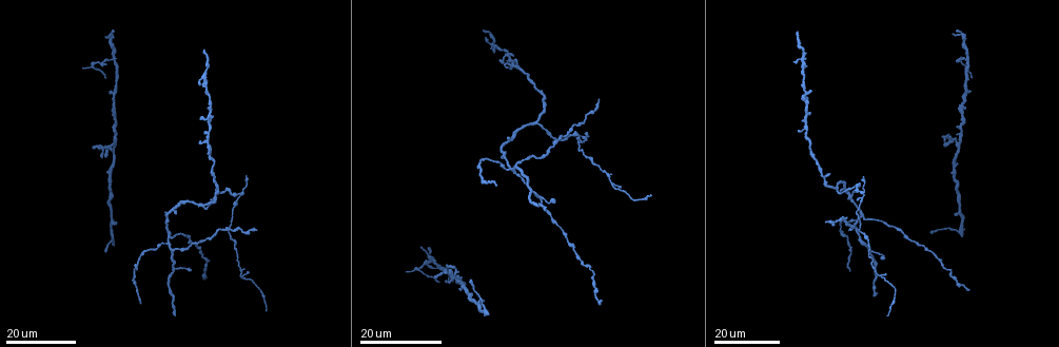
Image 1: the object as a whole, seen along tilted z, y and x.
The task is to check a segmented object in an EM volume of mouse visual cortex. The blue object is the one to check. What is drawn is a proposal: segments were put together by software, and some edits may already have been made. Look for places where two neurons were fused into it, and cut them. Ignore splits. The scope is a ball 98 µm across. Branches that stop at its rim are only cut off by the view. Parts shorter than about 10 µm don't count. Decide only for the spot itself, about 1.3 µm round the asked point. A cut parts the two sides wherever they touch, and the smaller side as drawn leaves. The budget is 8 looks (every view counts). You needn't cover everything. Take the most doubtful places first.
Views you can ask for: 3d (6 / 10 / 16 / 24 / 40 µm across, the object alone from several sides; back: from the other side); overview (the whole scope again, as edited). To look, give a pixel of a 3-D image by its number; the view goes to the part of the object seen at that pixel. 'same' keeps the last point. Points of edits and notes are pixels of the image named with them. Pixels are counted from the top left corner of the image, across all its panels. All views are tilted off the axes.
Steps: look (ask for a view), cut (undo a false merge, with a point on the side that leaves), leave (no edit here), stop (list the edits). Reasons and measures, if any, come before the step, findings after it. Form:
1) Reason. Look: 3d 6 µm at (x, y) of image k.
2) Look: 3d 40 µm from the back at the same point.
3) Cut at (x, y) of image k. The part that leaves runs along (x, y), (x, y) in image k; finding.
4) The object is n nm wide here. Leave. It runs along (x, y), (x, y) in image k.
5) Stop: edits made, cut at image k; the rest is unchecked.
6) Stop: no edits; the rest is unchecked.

Four or more arms meet. Look: 3d 16 µm at (440, 268) of image 1.

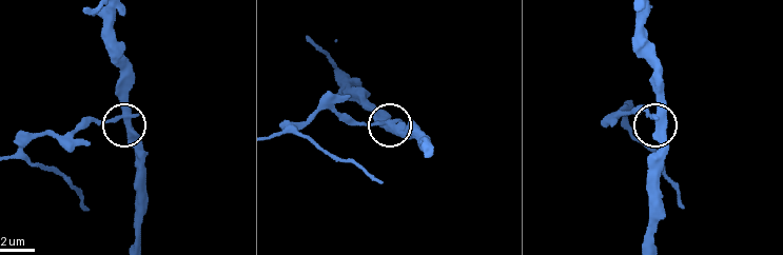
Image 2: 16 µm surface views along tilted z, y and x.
Look: 3d 10 µm at (119, 115) of image 2.

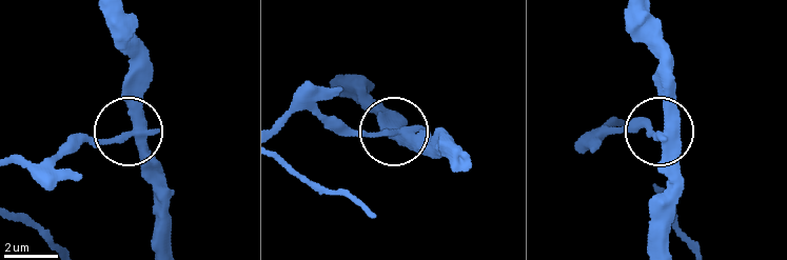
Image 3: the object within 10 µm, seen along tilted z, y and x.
Zoom in. Look: 3d 6 µm at (128, 132) of image 3.

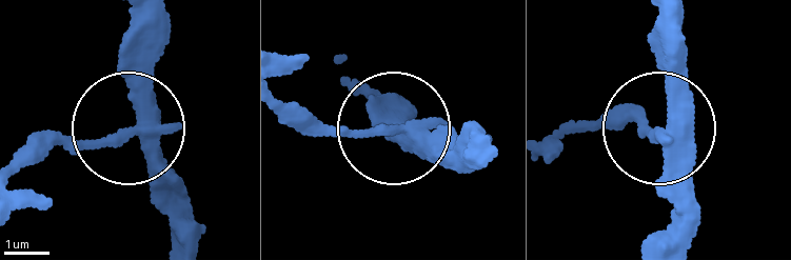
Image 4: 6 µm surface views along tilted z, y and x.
The object is 360 nm wide here. Cut at (86, 146) of image 4. The part that leaves runs along (146, 135), (20, 148) in image 4; a second neuron is stuck on.

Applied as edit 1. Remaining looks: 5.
Look: overview.

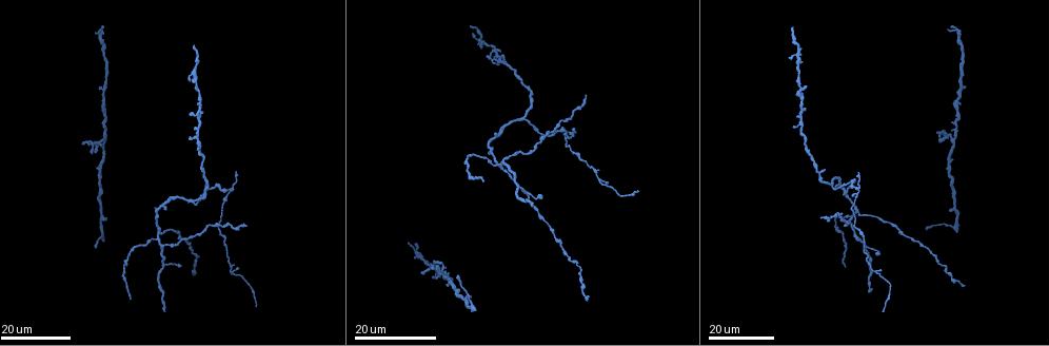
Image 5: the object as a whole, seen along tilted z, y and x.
Three-way junction. Look: 3d 24 µm at (193, 200) of image 5.

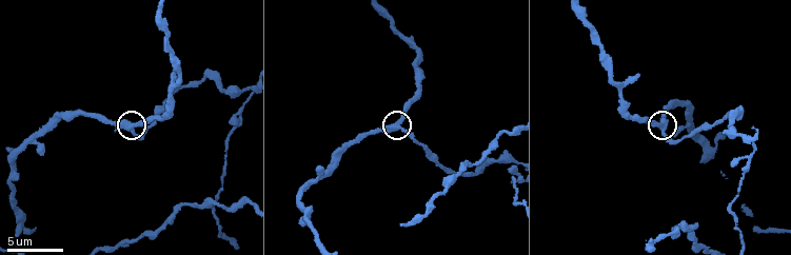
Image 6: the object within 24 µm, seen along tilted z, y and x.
Look: 3d 10 µm at (132, 128) of image 6.

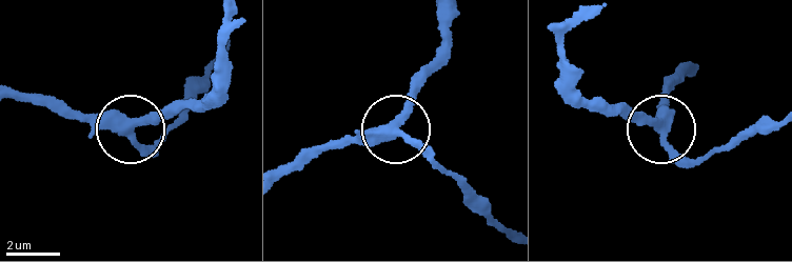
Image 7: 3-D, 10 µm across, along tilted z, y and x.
3 arms meet here. Leave. It runs along (15, 98), (51, 100), (132, 126), (177, 100) in image 7; continuous, no second neuron.

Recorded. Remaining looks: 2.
Branch point. Look: 3d 16 µm at (160, 243) of image 5.

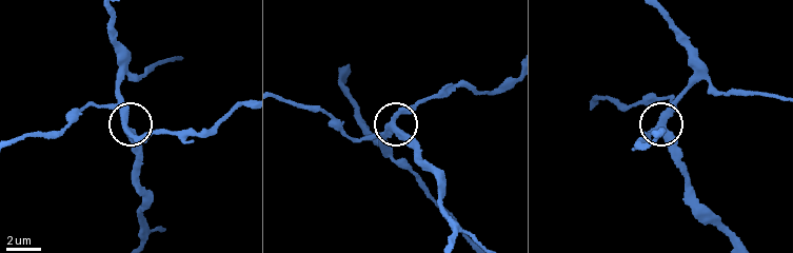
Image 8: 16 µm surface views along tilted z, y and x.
Look: 3d 6 µm at (393, 122) of image 8.

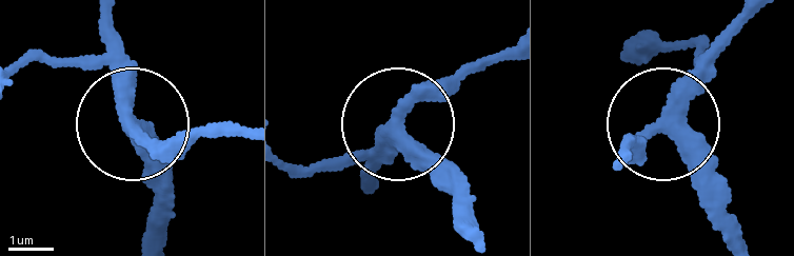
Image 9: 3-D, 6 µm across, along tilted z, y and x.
The side arm is 34 µm long. Leave. It runs along (739, 230), (717, 175), (668, 128), (617, 153) in image 9; all the same neuron.

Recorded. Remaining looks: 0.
Stop: edits made, cut at image 4; the rest is unchecked.

